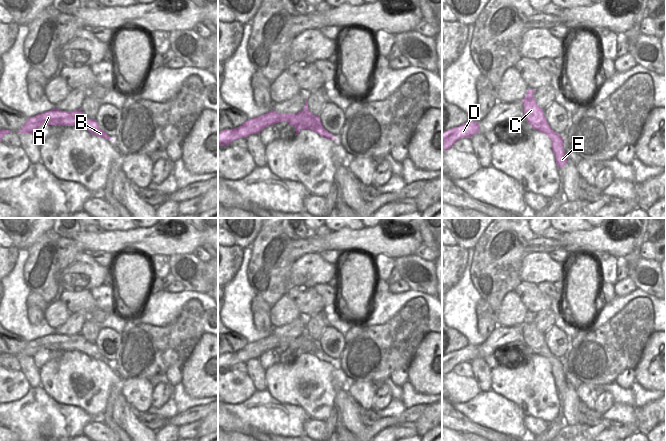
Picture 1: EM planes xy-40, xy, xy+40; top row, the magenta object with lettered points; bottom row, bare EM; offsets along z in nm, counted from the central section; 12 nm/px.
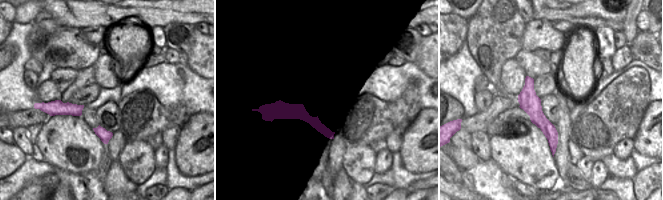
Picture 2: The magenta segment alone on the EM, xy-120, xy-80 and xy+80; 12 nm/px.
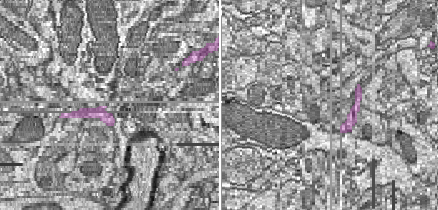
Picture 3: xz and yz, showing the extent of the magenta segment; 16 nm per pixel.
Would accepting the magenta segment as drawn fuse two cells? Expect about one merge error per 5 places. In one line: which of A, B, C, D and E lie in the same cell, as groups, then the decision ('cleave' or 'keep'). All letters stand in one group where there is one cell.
A B D / C E | cleave

